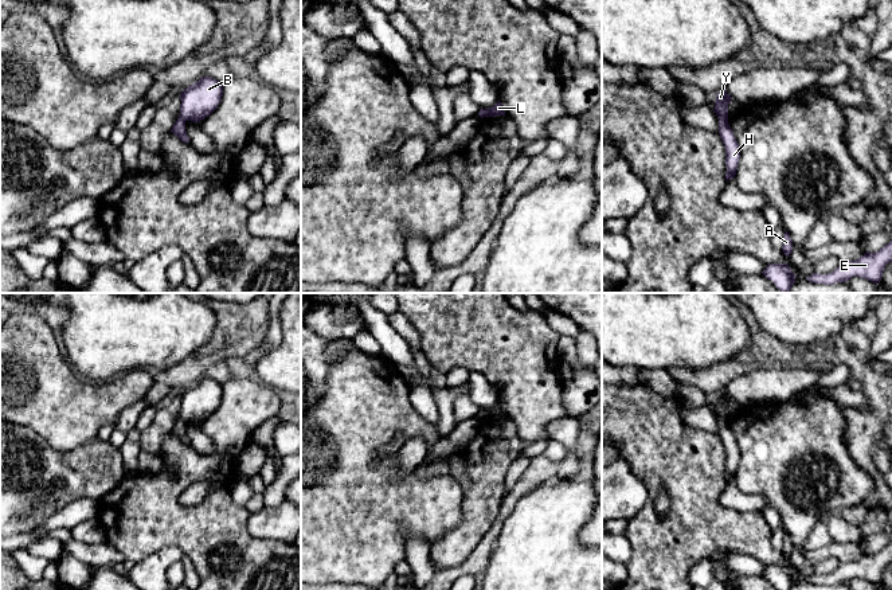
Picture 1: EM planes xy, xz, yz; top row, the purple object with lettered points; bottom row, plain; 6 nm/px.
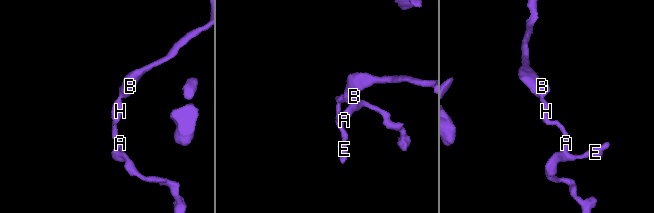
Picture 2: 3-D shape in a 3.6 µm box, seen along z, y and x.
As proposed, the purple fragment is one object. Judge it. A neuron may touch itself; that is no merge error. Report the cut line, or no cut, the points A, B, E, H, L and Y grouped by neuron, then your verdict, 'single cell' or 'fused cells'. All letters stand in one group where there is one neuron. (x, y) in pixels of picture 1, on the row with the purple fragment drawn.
cut in yz along (719, 117), (727, 118); A E H / B L Y; fused cells

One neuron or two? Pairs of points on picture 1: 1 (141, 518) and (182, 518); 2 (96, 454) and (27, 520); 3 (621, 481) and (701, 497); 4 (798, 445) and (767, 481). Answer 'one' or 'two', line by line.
1: one
2: one
3: two
4: one

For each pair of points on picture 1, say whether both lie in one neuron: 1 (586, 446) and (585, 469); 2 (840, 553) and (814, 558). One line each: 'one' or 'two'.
1: one
2: one

